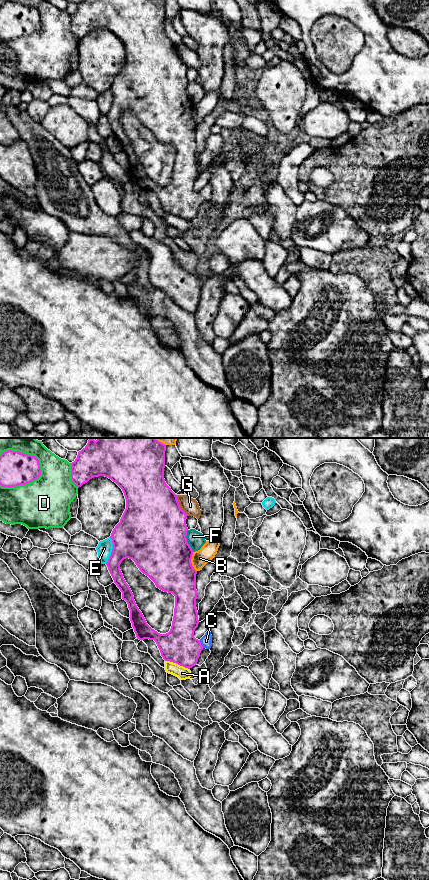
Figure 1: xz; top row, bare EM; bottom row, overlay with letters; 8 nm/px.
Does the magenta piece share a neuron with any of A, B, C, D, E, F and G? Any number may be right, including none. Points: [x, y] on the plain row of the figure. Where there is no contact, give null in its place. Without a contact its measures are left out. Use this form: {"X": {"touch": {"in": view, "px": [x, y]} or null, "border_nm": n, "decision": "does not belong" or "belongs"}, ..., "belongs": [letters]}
{"A": {"touch": {"in": "xz", "px": [177, 215]}, "border_nm": 220, "decision": "does not belong"}, "B": {"touch": {"in": "xz", "px": [190, 114]}, "border_nm": 160, "decision": "does not belong"}, "C": {"touch": {"in": "xz", "px": [200, 196]}, "border_nm": 70, "decision": "does not belong"}, "D": {"touch": {"in": "xz", "px": [27, 35]}, "border_nm": 380, "decision": "does not belong"}, "E": {"touch": {"in": "xz", "px": [112, 102]}, "border_nm": 220, "decision": "does not belong"}, "F": {"touch": {"in": "xz", "px": [186, 93]}, "border_nm": 180, "decision": "does not belong"}, "G": {"touch": {"in": "xz", "px": [179, 57]}, "border_nm": 190, "decision": "does not belong"}, "belongs": []}

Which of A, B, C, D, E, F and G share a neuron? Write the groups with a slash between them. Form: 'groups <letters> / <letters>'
groups A / B / C / D / E / F / G

